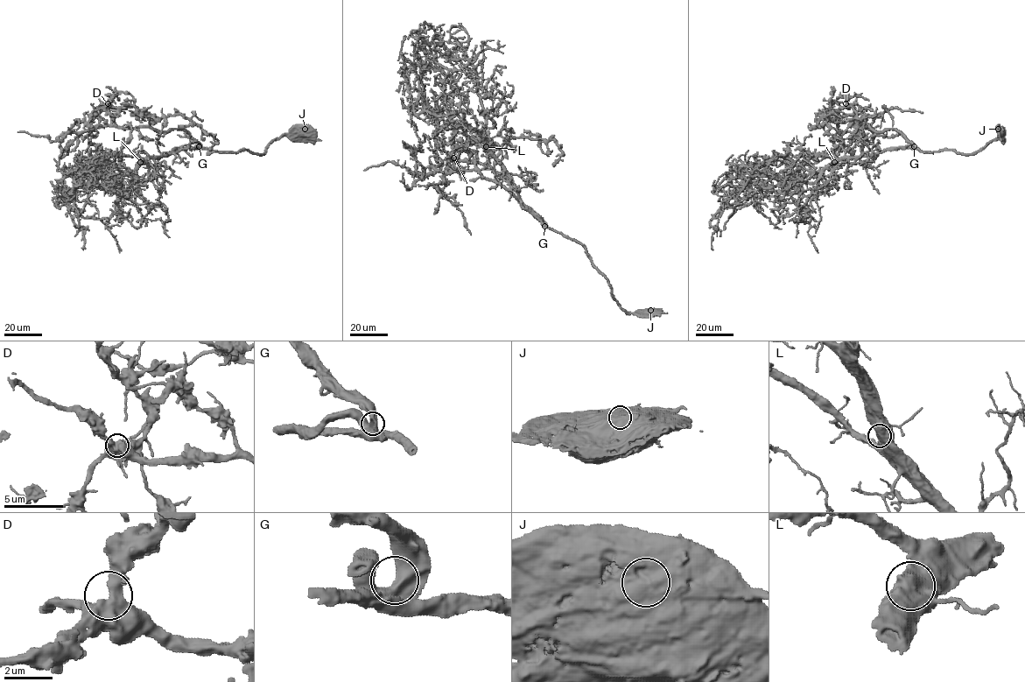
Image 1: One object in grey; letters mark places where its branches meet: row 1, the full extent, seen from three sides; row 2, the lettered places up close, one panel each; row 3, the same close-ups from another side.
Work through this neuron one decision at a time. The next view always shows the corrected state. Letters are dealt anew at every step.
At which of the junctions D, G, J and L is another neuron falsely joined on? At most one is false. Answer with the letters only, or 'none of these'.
none of these

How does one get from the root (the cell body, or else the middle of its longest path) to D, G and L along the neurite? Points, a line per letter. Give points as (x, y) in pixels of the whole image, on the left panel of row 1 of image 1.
D: (303, 134), (282, 135), (263, 154), (215, 151), (201, 148), (184, 130), (156, 130), (135, 107), (108, 103)
G: (303, 134), (282, 135), (272, 141), (263, 154), (252, 153), (244, 149), (215, 151), (199, 146)
L: (303, 134), (282, 135), (263, 154), (244, 149), (220, 152), (178, 148), (171, 153), (147, 157), (140, 162)

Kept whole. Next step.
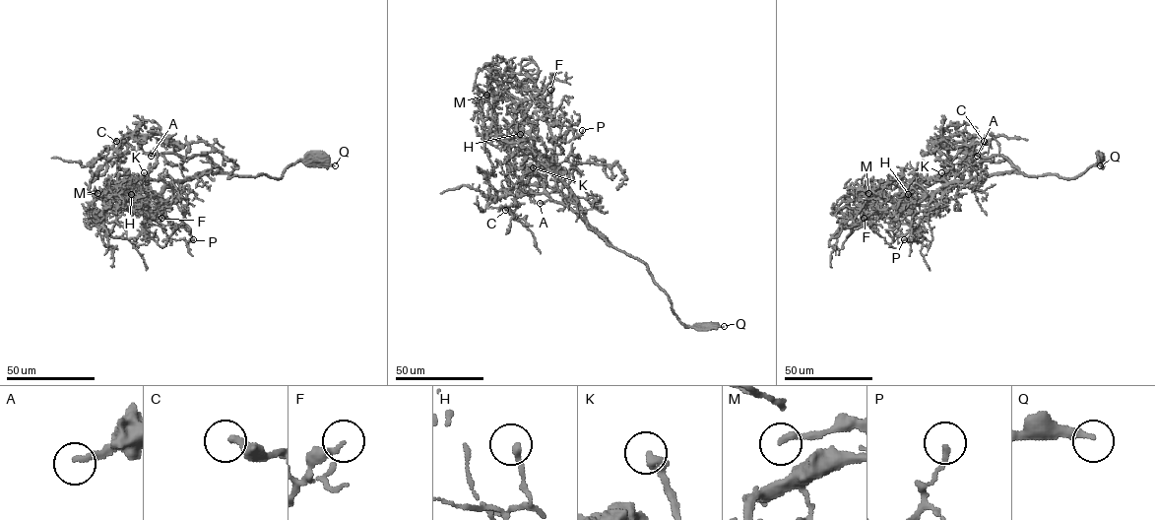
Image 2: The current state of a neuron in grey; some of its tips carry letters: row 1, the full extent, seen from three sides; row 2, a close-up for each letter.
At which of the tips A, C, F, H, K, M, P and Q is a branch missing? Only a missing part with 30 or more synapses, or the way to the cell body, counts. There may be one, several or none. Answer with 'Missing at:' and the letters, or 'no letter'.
Missing at: A, M

